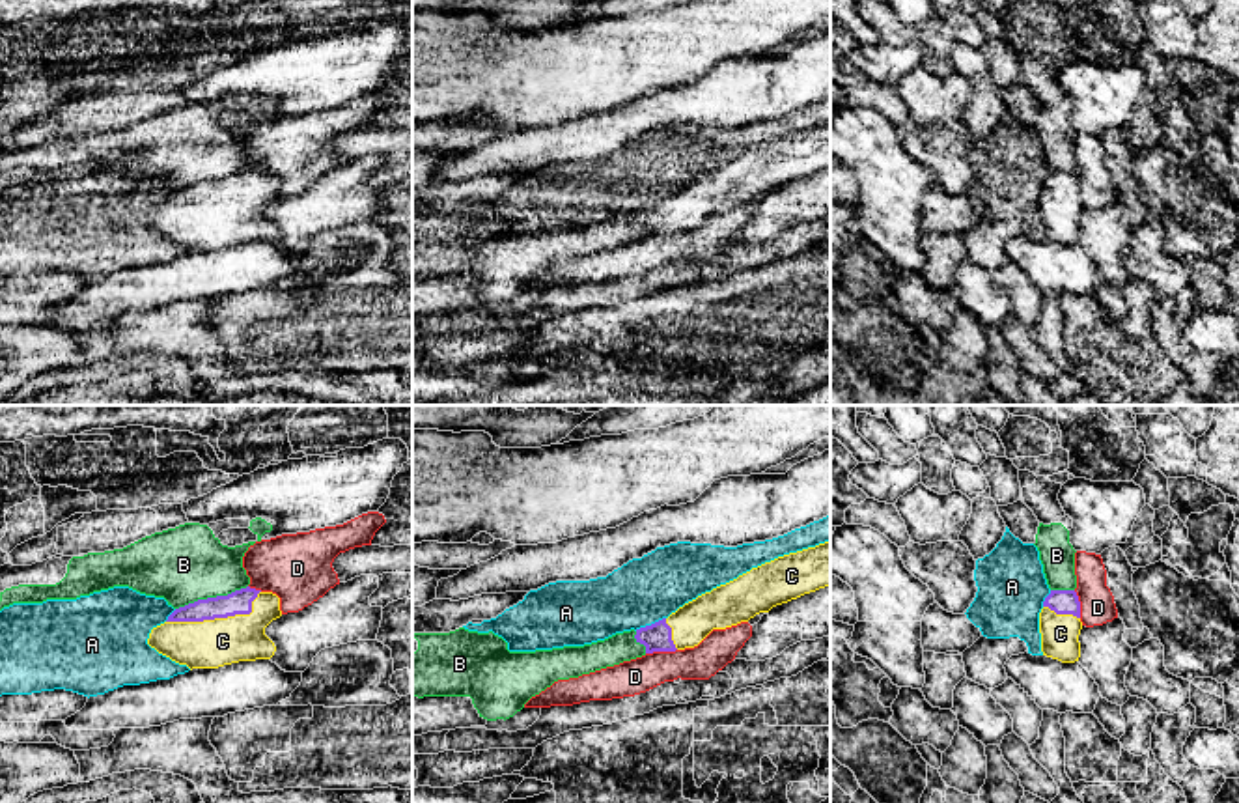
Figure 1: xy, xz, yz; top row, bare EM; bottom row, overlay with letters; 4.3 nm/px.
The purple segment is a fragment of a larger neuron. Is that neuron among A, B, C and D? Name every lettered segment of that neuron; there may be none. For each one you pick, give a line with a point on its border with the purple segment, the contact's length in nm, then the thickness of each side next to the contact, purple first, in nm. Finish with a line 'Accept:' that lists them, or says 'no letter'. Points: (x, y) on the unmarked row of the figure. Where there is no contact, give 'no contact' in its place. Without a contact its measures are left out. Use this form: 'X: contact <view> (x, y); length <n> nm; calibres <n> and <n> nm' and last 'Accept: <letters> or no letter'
C: contact xy (219, 198); length 440 nm; calibres 110 and 200 nm
Accept: C

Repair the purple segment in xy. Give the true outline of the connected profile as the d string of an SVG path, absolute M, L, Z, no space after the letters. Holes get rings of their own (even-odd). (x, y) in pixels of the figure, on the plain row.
M246 168L175 190L147 226L190 252L271 241L276 228L265 209L280 198L276 176Z

